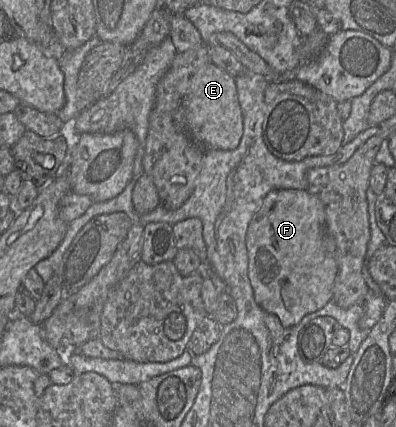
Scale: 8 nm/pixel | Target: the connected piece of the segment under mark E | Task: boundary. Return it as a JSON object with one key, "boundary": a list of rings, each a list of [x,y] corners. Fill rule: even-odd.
{"boundary":[[[210,61],[194,73],[178,109],[178,125],[206,150],[233,150],[243,135],[243,115],[235,78]]]}

